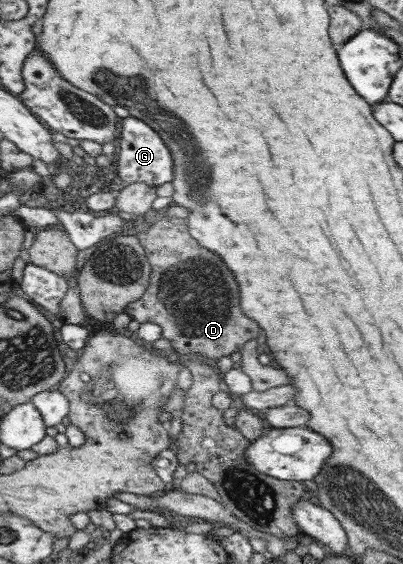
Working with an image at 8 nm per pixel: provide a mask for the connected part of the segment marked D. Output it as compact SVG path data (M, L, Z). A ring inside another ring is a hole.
M173 216L161 218L153 226L146 226L137 233L144 246L147 258L152 264L150 288L136 304L129 307L131 317L141 318L142 323L154 323L162 330L162 338L167 339L180 359L189 356L216 358L230 356L242 350L242 345L257 337L257 324L249 320L239 308L239 290L233 270L223 262L223 258L213 250L203 247L190 233L187 218Z

